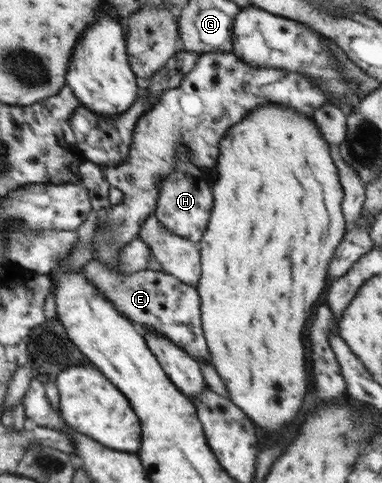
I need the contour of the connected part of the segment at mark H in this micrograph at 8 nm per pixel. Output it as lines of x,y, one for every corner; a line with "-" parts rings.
178,147
178,161
180,162
176,168
162,179
161,189
157,193
158,205
155,216
171,233
198,243
204,237
210,223
214,204
214,180
208,168
196,166
192,162
189,148

